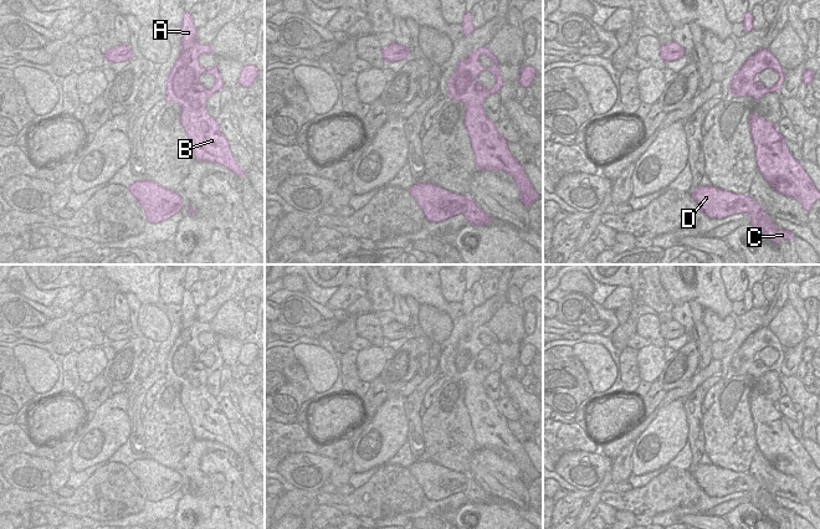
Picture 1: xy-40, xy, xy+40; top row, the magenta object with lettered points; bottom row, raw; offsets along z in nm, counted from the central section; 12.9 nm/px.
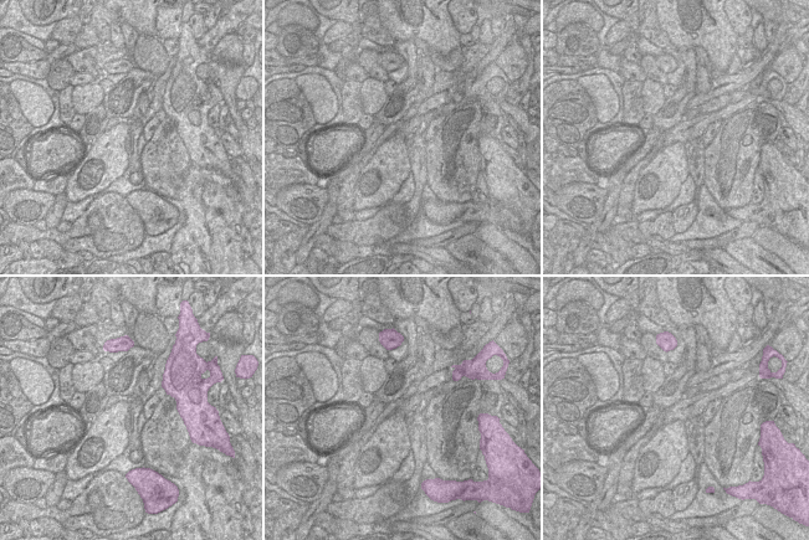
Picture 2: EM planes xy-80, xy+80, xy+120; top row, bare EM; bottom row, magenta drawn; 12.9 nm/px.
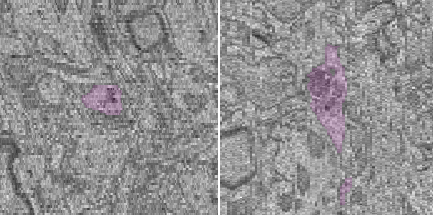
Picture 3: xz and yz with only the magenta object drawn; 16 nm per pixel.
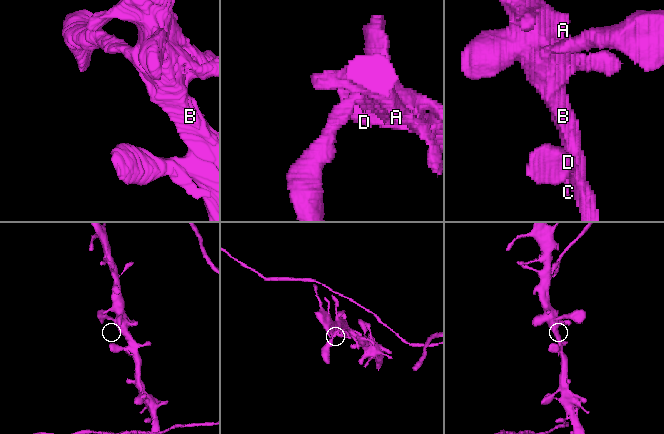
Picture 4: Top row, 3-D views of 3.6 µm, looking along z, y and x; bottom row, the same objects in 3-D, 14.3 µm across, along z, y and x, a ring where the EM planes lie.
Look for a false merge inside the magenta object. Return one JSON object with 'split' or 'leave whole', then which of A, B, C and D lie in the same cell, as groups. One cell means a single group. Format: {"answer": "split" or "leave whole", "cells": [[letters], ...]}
{"answer": "leave whole", "cells": [["A", "B", "C", "D"]]}

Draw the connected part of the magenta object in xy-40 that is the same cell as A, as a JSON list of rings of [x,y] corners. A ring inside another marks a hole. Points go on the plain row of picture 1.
[[[184,291],[180,305],[181,329],[166,358],[165,379],[181,386],[180,401],[189,416],[195,440],[215,441],[244,456],[247,451],[234,436],[230,421],[220,407],[220,399],[210,395],[206,387],[207,378],[224,366],[217,344],[205,348],[199,343],[200,333],[214,333],[211,325],[196,319],[198,307],[190,291]],[[203,351],[215,355],[211,368],[199,360]]]

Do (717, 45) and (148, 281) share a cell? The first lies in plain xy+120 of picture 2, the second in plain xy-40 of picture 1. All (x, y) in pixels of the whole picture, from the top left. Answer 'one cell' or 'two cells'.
one cell

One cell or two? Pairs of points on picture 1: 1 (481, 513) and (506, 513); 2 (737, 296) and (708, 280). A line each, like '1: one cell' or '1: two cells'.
1: one cell
2: two cells

